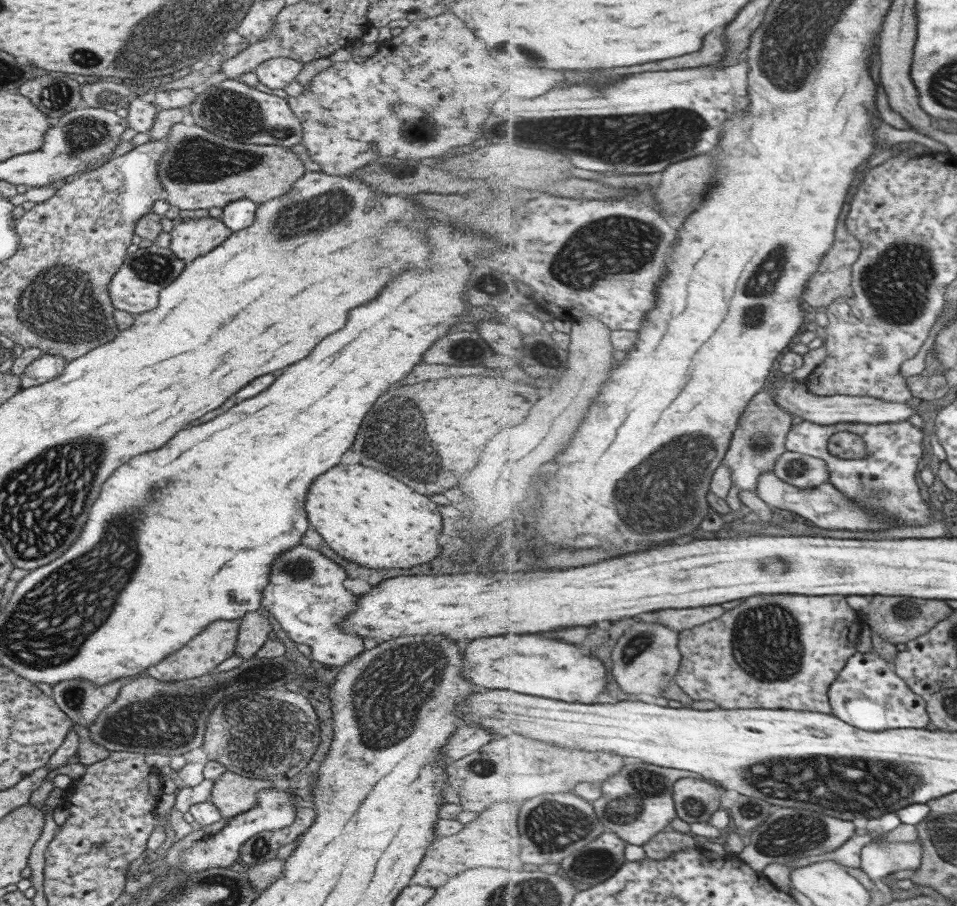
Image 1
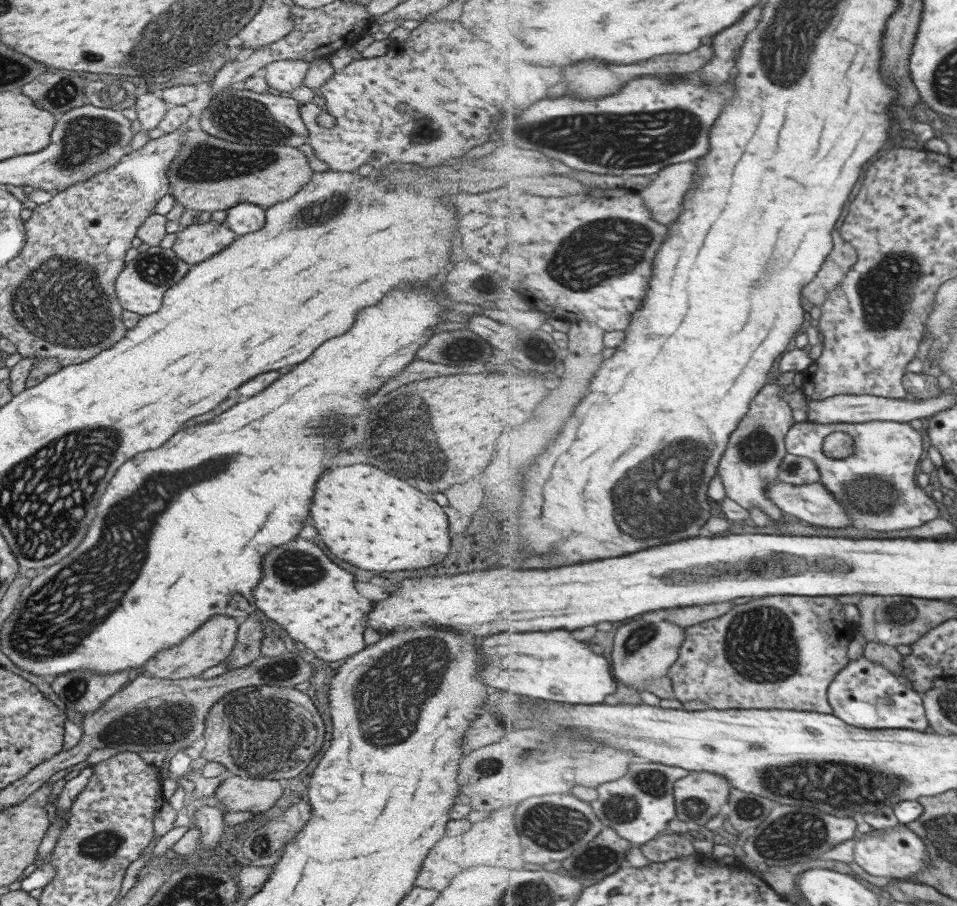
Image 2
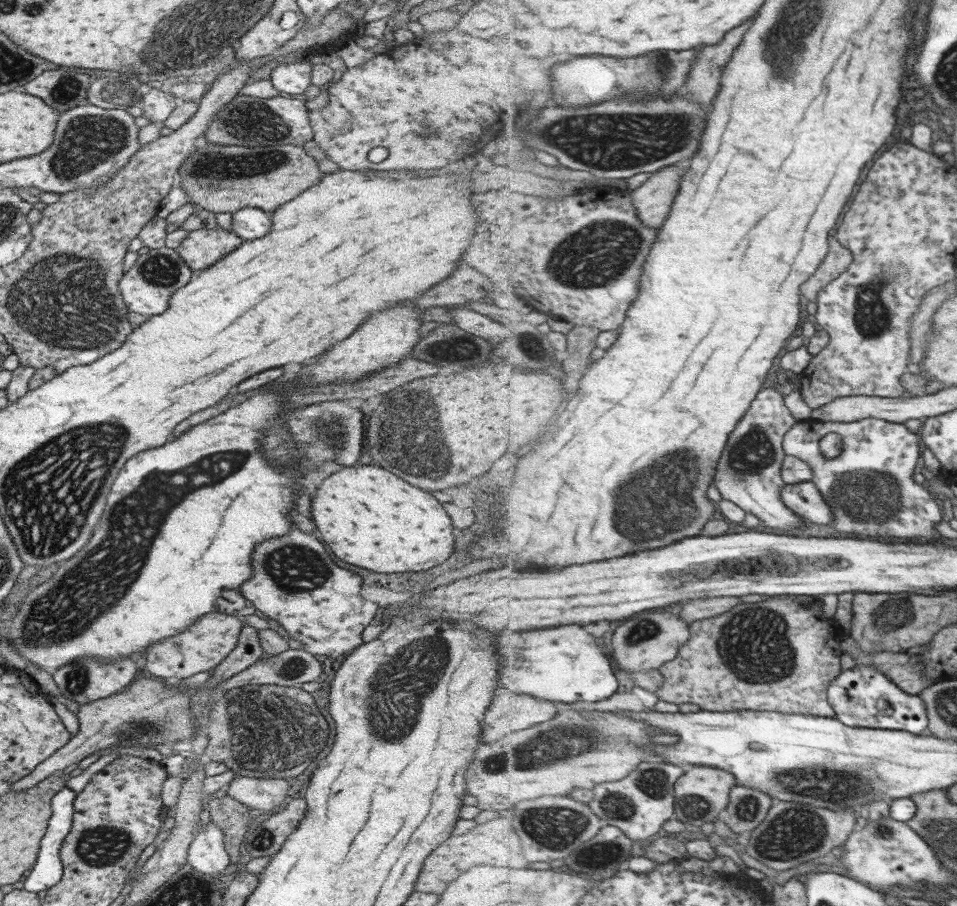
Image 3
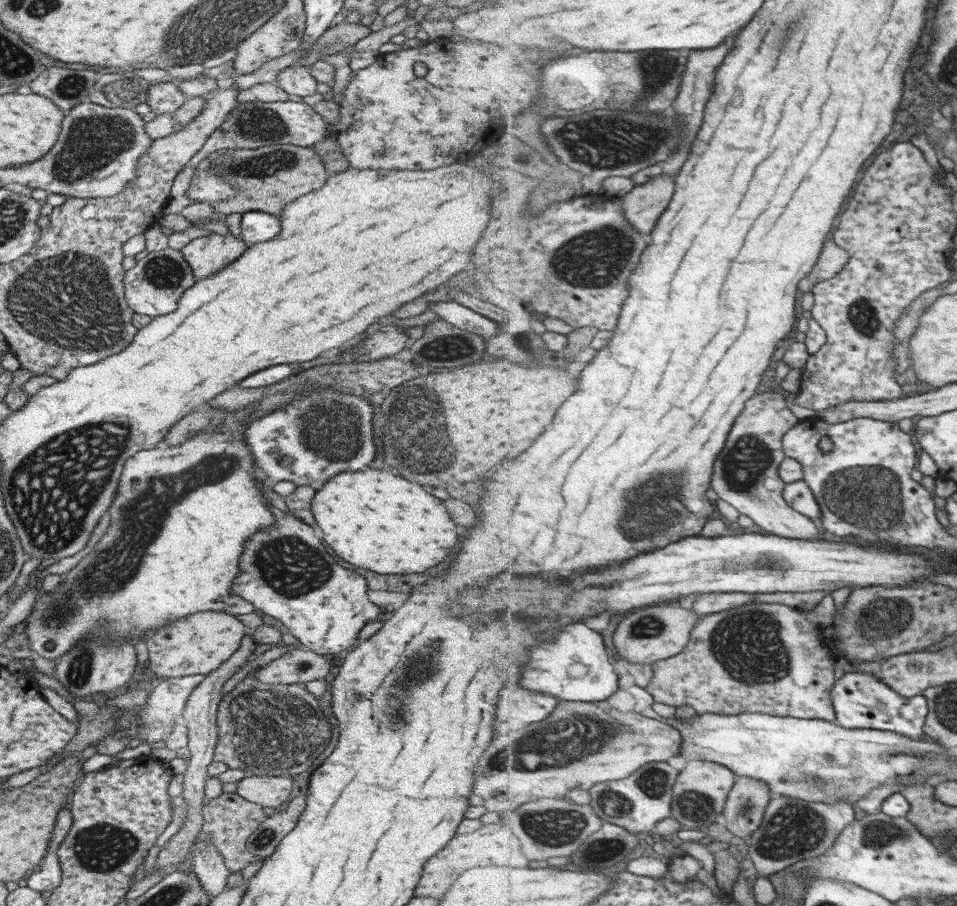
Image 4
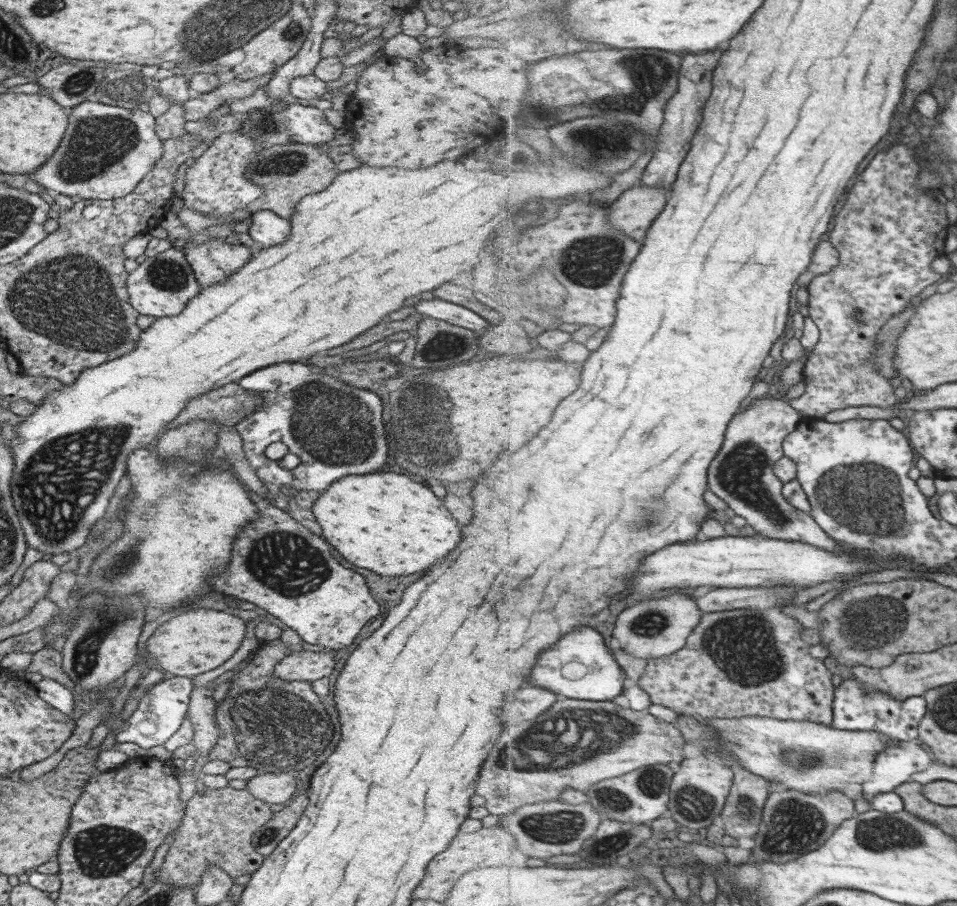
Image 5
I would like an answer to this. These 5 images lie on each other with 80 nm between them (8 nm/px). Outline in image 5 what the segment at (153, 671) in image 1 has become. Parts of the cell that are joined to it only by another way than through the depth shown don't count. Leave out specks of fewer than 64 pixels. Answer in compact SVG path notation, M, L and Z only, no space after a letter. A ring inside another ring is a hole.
M192 609L158 626L147 640L155 667L175 677L190 677L214 670L234 656L246 634L246 623L227 610Z

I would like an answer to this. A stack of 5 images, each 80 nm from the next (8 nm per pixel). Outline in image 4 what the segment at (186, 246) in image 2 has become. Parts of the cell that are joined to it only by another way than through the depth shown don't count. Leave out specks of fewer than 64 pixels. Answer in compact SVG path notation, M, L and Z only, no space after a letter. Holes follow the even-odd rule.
M212 233L207 236L194 238L181 249L184 260L190 265L196 281L210 276L212 273L222 271L223 267L234 262L246 249L248 244L234 235L220 235Z

